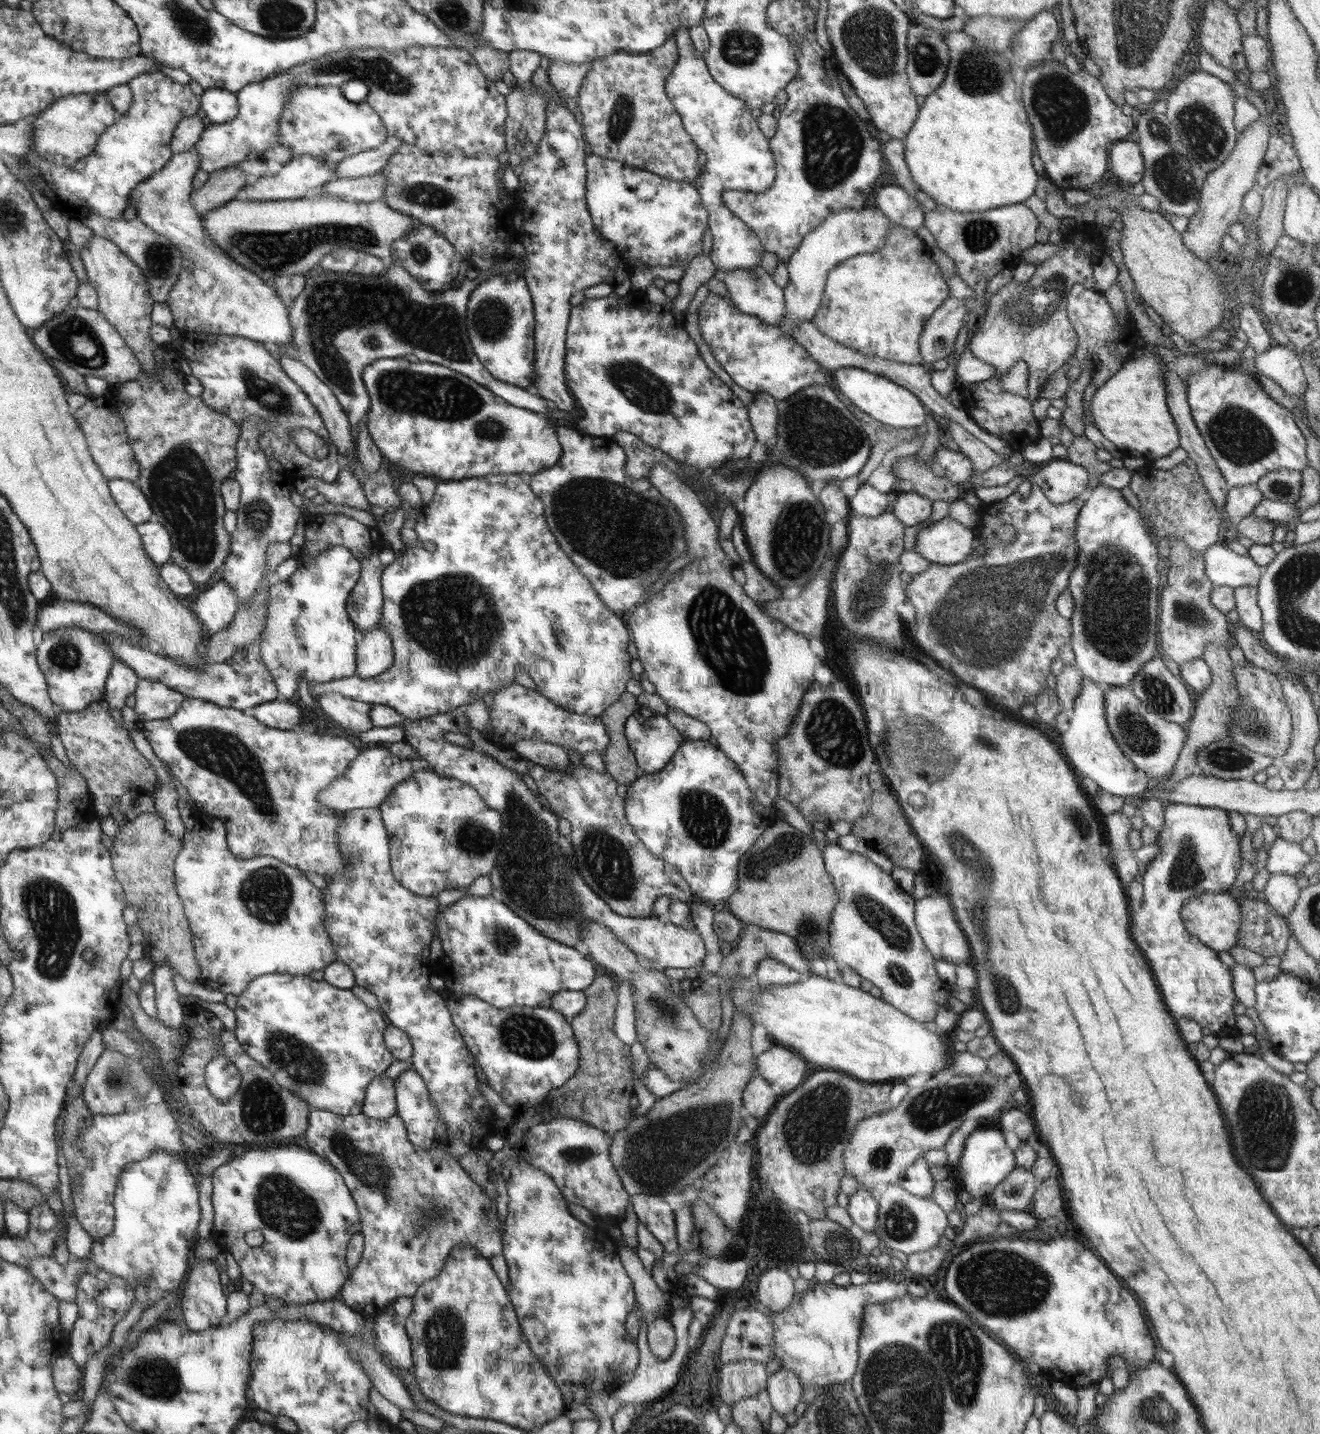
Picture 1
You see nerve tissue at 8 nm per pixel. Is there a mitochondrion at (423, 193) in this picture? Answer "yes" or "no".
yes

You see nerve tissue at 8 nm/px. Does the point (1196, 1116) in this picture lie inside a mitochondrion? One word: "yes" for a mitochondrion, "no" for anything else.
no

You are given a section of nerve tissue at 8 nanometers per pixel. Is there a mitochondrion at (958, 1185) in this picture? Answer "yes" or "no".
no

